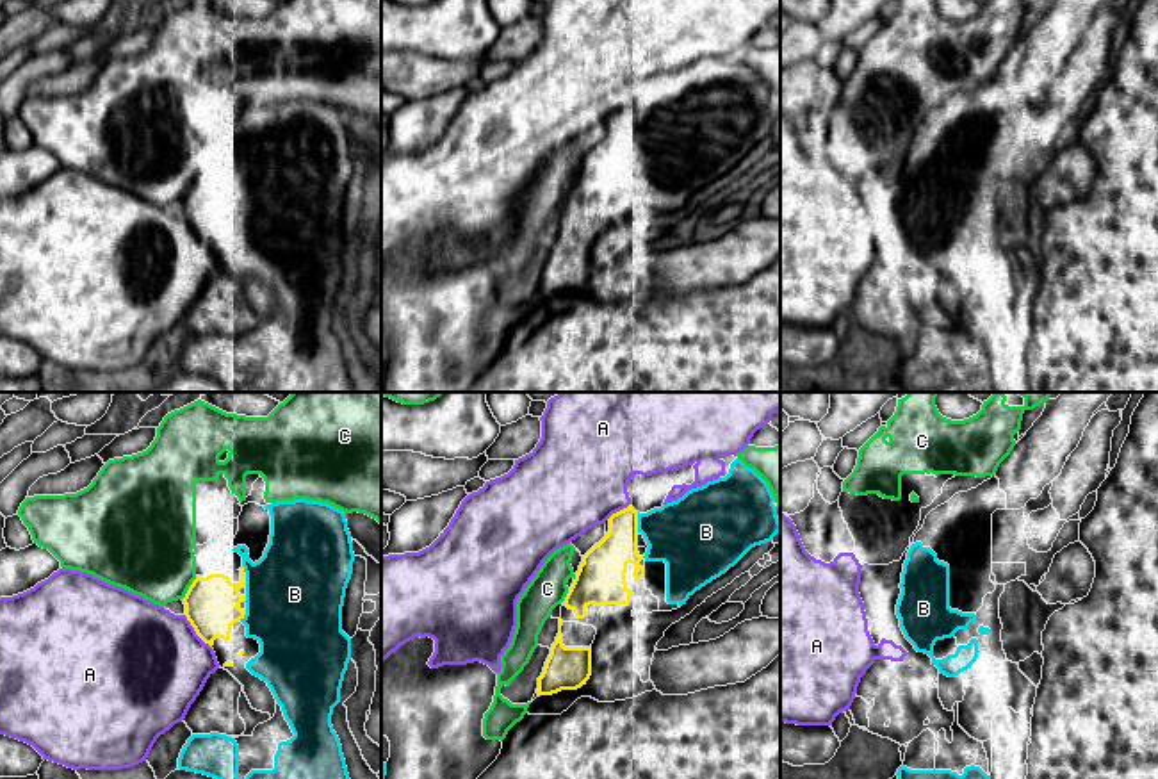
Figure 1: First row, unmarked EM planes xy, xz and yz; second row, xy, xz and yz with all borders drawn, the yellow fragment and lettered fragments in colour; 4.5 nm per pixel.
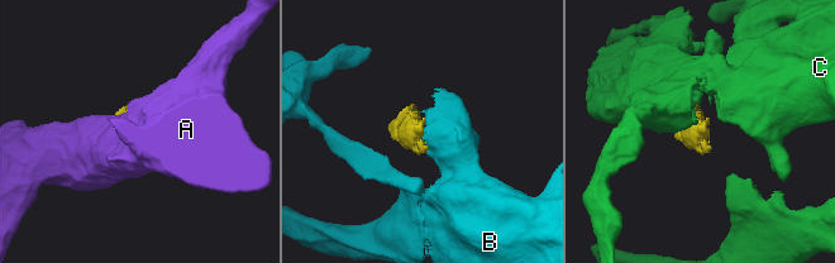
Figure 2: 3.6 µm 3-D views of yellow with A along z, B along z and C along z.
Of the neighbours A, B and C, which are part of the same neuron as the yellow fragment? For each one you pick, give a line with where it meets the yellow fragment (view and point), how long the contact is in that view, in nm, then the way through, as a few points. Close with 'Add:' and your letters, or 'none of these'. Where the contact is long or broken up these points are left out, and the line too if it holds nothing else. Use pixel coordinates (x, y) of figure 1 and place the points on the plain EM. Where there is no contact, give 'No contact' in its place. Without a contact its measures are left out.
B: Touches yellow at xz (636, 123). Shared border 100 nm
Add: B

